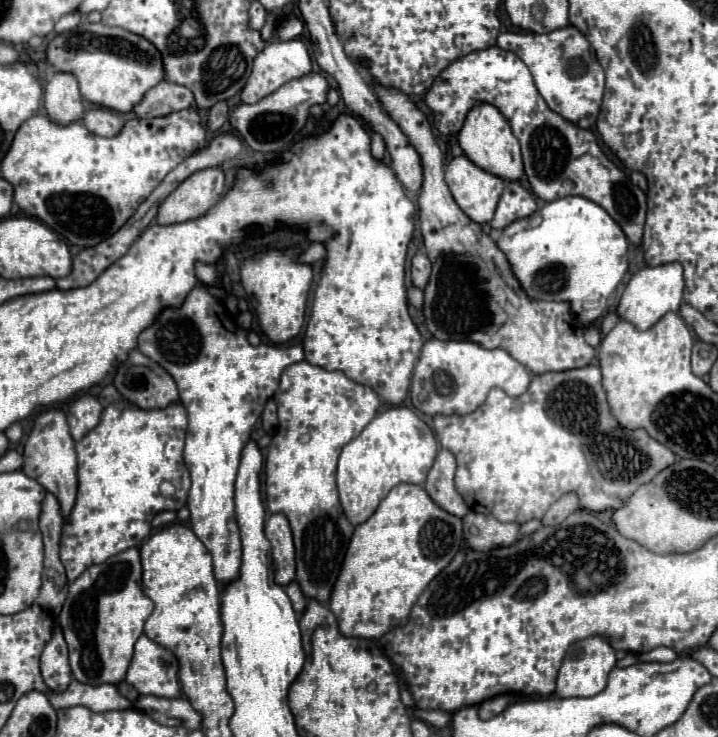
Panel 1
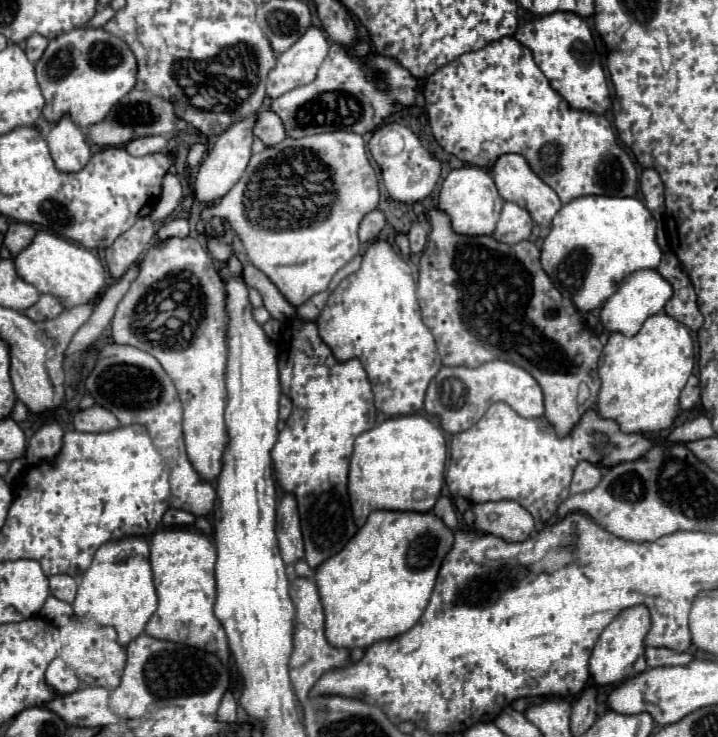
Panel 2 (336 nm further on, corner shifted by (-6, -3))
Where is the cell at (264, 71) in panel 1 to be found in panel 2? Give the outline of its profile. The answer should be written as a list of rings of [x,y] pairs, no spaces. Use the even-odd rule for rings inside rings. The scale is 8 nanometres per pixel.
[[[310,27],[286,53],[278,57],[276,67],[268,75],[266,95],[276,99],[300,85],[312,83],[326,55],[328,39],[324,31]]]

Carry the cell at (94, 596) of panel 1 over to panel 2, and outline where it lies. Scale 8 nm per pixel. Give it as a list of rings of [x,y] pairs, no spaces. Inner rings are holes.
[[[134,535],[120,541],[108,541],[96,551],[90,569],[82,575],[78,585],[76,601],[72,605],[74,613],[90,615],[98,625],[112,625],[118,631],[120,645],[128,645],[138,637],[158,607],[148,553],[148,541],[144,537]]]

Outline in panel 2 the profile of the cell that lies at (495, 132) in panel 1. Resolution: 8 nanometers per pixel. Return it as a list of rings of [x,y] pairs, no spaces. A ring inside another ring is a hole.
[[[514,153],[502,155],[502,157],[496,161],[496,165],[494,165],[494,169],[492,169],[492,175],[494,175],[494,183],[496,183],[498,193],[502,195],[502,199],[512,201],[512,203],[518,203],[520,207],[528,209],[530,217],[534,219],[534,223],[536,223],[538,227],[552,227],[552,219],[554,219],[554,215],[560,211],[562,203],[560,203],[556,191],[554,191],[552,187],[548,187],[548,185],[528,167],[528,163],[526,163],[526,159],[524,159],[522,155],[514,155]]]

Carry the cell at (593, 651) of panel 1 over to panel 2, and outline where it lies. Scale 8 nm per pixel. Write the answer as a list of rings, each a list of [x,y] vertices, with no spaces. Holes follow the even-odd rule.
[[[634,605],[624,609],[600,635],[592,657],[590,657],[590,675],[596,685],[622,683],[632,675],[636,659],[644,653],[644,637],[650,629],[650,613],[646,605]]]

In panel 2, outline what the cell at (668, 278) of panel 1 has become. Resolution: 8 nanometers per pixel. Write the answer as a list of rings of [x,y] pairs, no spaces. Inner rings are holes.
[[[644,269],[644,271],[636,271],[630,273],[628,277],[624,277],[624,281],[616,287],[616,293],[612,297],[608,297],[608,301],[604,301],[602,309],[600,309],[600,321],[608,331],[616,331],[622,335],[636,335],[642,327],[642,323],[656,313],[662,313],[666,301],[672,297],[672,287],[670,283],[656,271],[652,269]]]

